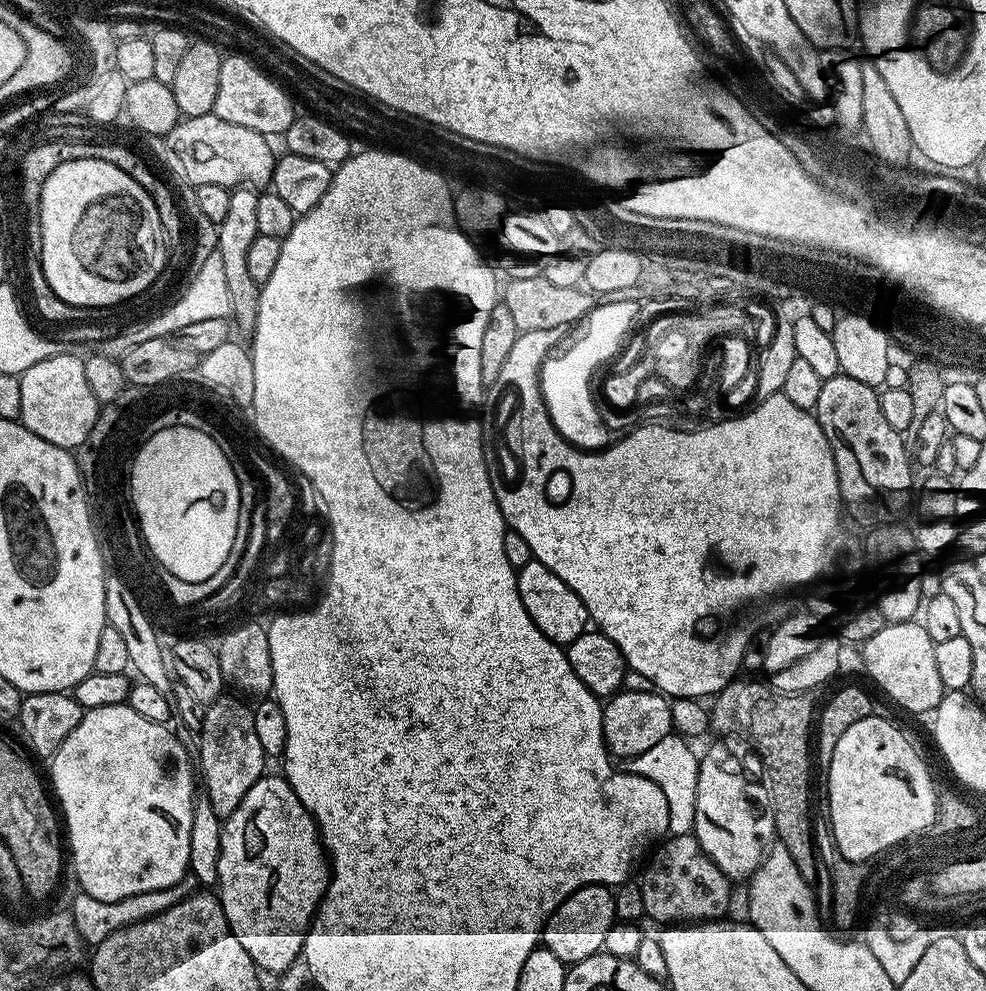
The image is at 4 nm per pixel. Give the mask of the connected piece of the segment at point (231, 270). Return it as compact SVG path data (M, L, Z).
M241 186L231 189L231 193L230 210L226 213L226 218L222 218L222 222L218 225L216 252L222 254L226 282L230 289L230 306L234 324L236 320L237 326L244 331L244 334L250 334L256 329L261 289L261 285L256 284L254 278L250 278L250 269L246 262L250 245L254 242L254 238L260 235L258 230L258 192L255 187Z

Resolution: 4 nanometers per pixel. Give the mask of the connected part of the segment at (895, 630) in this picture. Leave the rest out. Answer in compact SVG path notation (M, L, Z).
M915 619L885 623L878 634L863 641L864 668L868 676L897 704L908 712L935 712L946 689L934 663L934 644L930 634Z

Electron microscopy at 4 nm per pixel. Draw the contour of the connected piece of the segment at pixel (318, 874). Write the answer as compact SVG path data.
M265 774L261 776L258 782L254 782L254 786L250 786L250 790L246 790L242 802L238 802L238 806L223 821L220 829L220 853L218 854L218 874L216 878L220 905L224 907L226 918L230 922L230 930L234 934L234 938L238 938L238 942L242 942L242 950L246 950L246 954L250 954L250 958L255 962L257 969L263 970L265 973L267 973L266 971L284 972L295 960L297 963L304 951L304 937L308 935L308 925L312 923L316 909L319 908L321 900L324 899L325 892L328 891L330 864L322 847L316 819L304 809L298 794L294 794L294 790L283 775L271 776L271 774Z

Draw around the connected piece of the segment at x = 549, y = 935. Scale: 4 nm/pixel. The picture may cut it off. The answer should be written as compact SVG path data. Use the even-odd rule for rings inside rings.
M587 884L568 897L544 925L542 944L565 966L571 966L590 958L604 947L606 930L616 920L616 897L611 887L603 884Z

